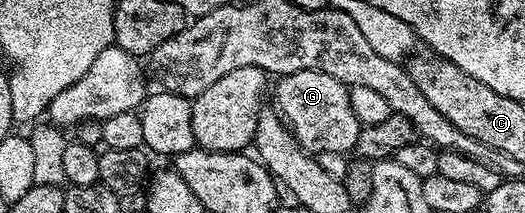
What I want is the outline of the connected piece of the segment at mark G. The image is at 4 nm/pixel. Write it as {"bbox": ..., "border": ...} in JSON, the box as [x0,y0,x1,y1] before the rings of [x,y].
{"bbox":[273,70,363,156],"border":[[[311,70],[281,75],[277,82],[273,105],[280,111],[286,125],[294,133],[295,140],[309,154],[315,156],[324,152],[346,154],[354,150],[363,125],[358,122],[356,112],[352,112],[349,86],[336,80],[336,76],[328,76],[328,72]]]}

